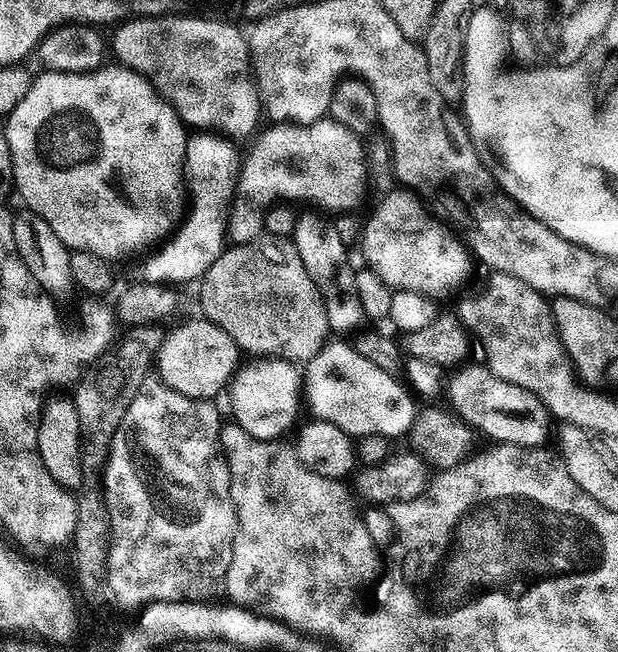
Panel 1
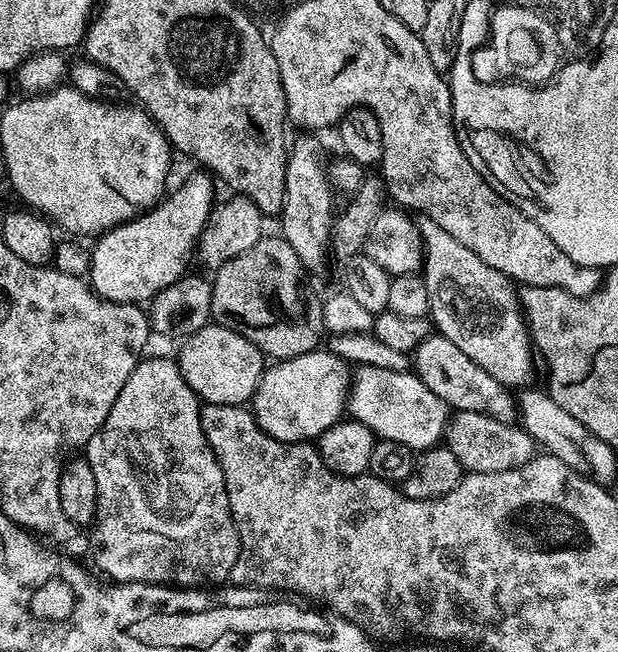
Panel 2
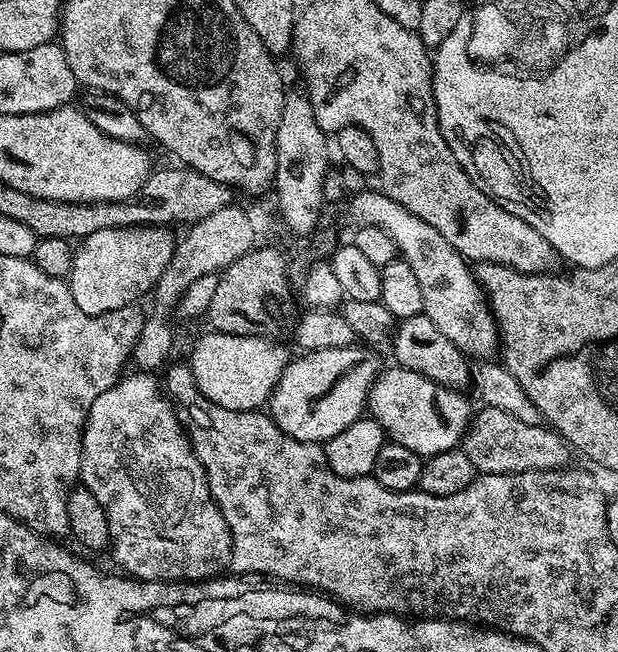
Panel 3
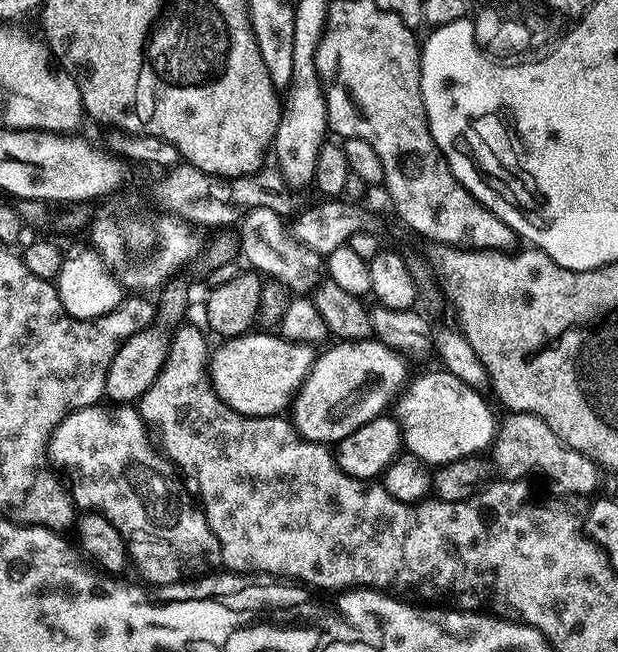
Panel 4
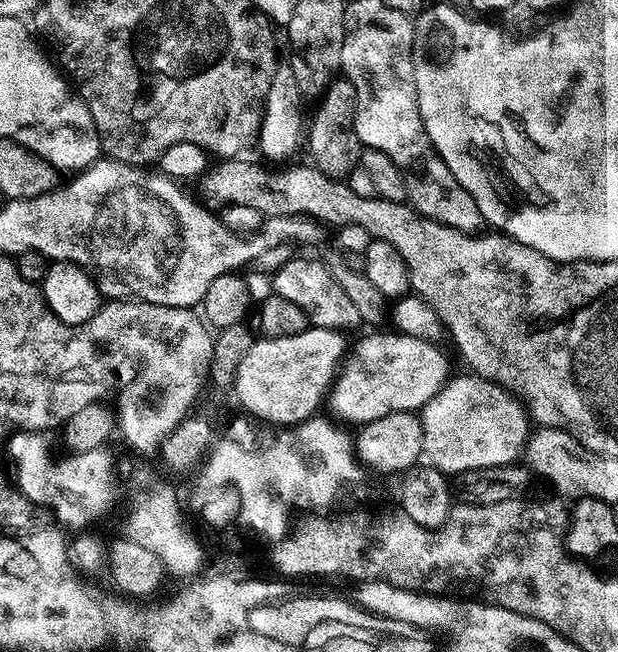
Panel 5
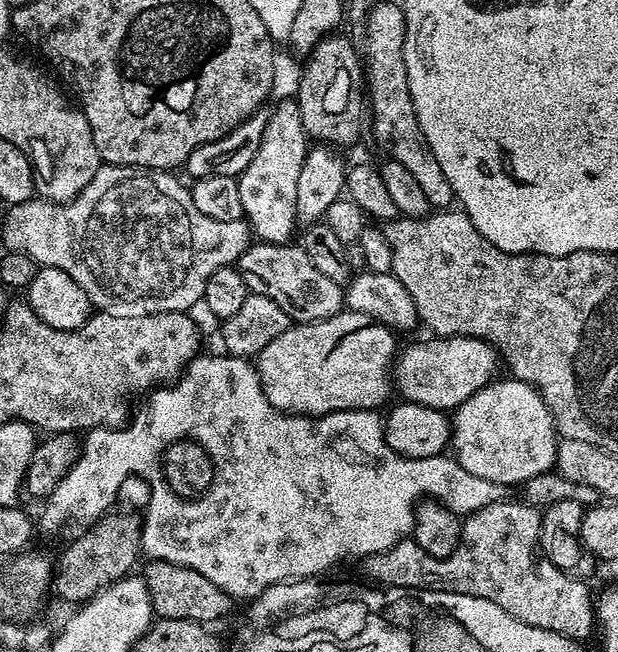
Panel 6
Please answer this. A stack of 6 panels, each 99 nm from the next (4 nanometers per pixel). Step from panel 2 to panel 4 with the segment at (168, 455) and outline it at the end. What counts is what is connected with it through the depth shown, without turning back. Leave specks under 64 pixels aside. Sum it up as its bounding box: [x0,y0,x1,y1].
[47,406,220,585]

